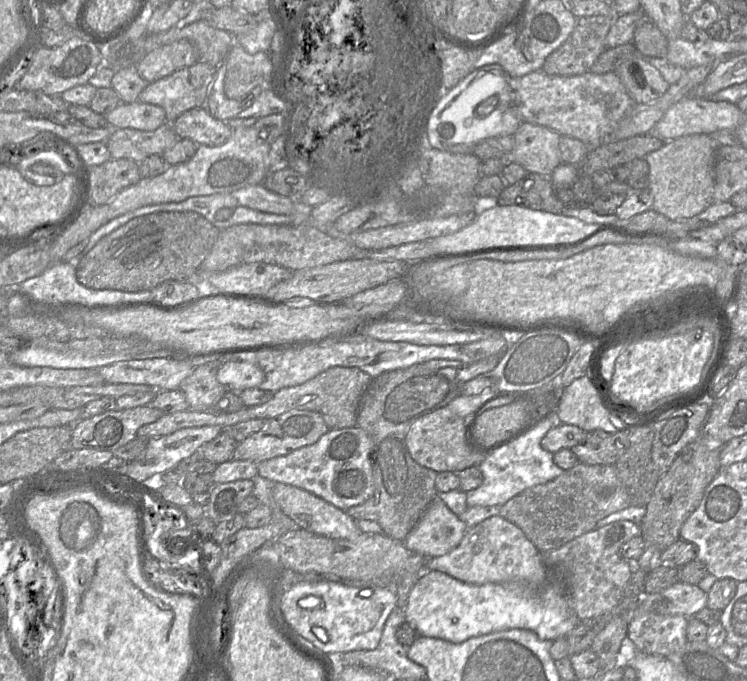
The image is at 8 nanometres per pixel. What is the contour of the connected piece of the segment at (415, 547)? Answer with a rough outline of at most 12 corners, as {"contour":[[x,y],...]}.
{"contour":[[436,496],[404,544],[429,559],[451,552],[466,524]]}

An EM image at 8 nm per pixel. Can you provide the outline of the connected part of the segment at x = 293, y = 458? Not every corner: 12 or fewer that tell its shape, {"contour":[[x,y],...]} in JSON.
{"contour":[[329,429],[259,462],[263,478],[346,511],[372,493],[372,440]]}

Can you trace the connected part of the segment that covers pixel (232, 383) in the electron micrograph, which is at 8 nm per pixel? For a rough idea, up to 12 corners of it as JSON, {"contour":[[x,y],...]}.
{"contour":[[228,361],[217,380],[228,391],[258,388],[264,371],[247,361]]}

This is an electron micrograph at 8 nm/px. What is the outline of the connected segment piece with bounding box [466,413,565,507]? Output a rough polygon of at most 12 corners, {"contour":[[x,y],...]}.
{"contour":[[556,413],[486,455],[467,507],[503,506],[565,471],[541,447]]}

